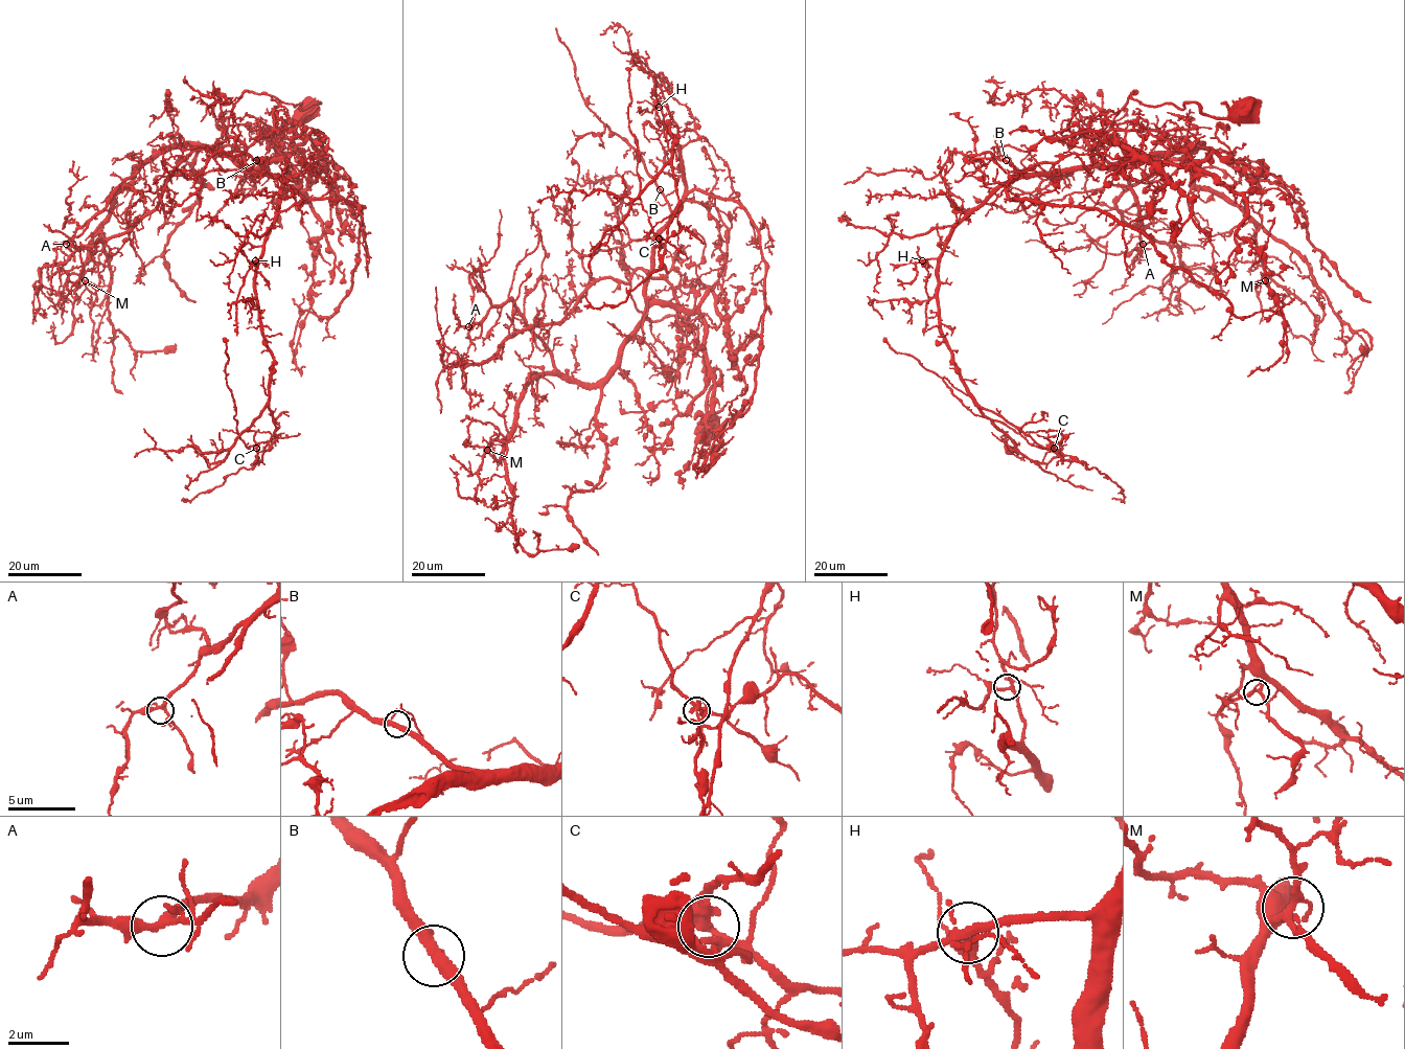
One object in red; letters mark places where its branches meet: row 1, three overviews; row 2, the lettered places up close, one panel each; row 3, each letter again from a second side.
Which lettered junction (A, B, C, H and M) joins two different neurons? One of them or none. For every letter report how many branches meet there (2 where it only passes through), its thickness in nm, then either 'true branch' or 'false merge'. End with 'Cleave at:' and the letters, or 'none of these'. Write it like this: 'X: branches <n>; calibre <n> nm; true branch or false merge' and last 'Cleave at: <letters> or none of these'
A: branches 4; calibre 260 nm; true branch
B: branches 4; calibre 320 nm; true branch
C: branches 5; calibre 260 nm; false merge
H: branches 5; calibre 240 nm; true branch
M: branches 4; calibre 240 nm; true branch
Cleave at: C

